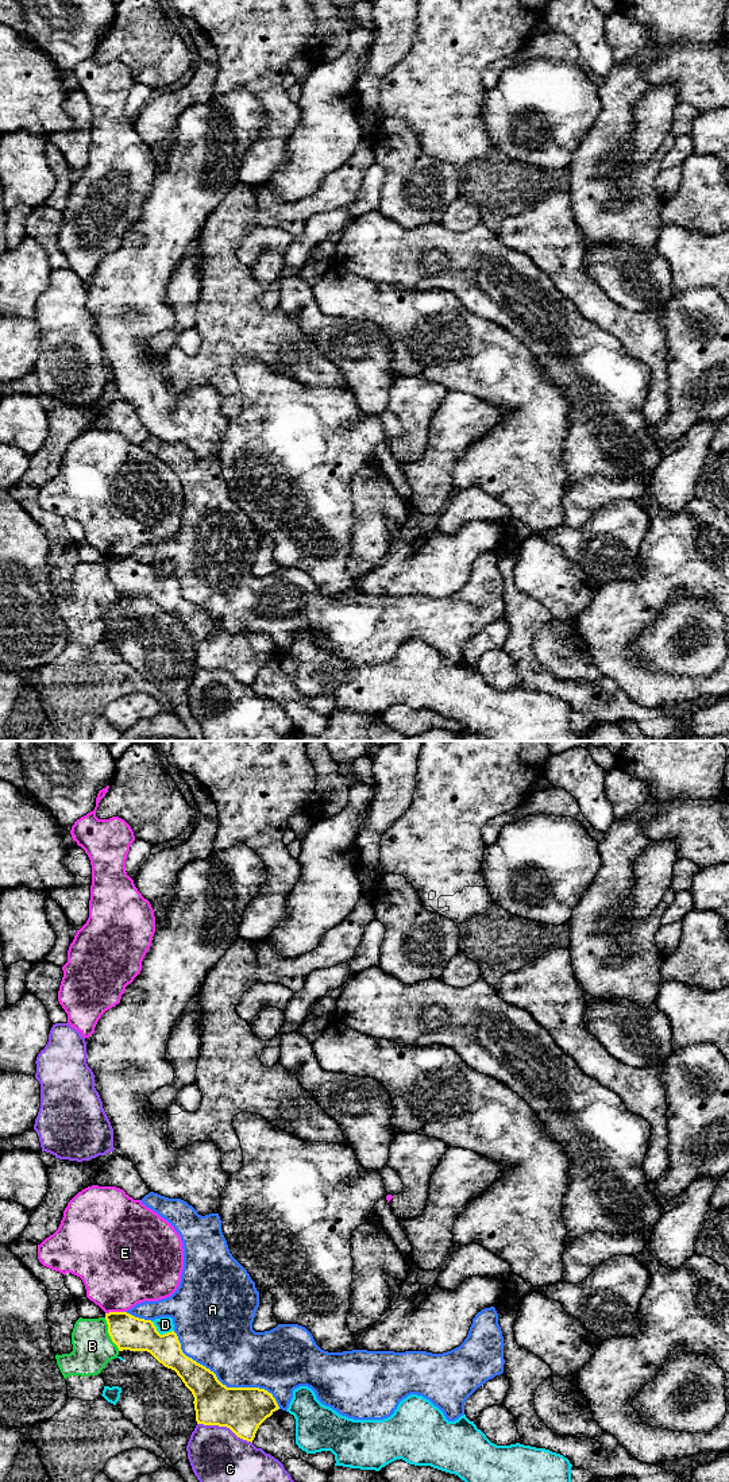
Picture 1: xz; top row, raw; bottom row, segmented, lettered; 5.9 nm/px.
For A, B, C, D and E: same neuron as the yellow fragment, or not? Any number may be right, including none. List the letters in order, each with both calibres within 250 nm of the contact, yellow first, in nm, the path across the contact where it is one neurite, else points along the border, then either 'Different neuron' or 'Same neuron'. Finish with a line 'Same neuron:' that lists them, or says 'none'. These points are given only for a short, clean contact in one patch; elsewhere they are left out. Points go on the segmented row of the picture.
A: Thickness 280 nm (yellow) against 380 nm. Different neuron
B: Thickness 200 nm (yellow) against 240 nm. Boundary: xz (104, 1318), (108, 1326), (108, 1335), (119, 1350). Different neuron
C: Thickness 280 nm (yellow) against 320 nm. Different neuron
D: Thickness 200 nm (yellow) against 100 nm. Different neuron
E: Thickness 200 nm (yellow) against 460 nm. Different neuron
Same neuron: none

